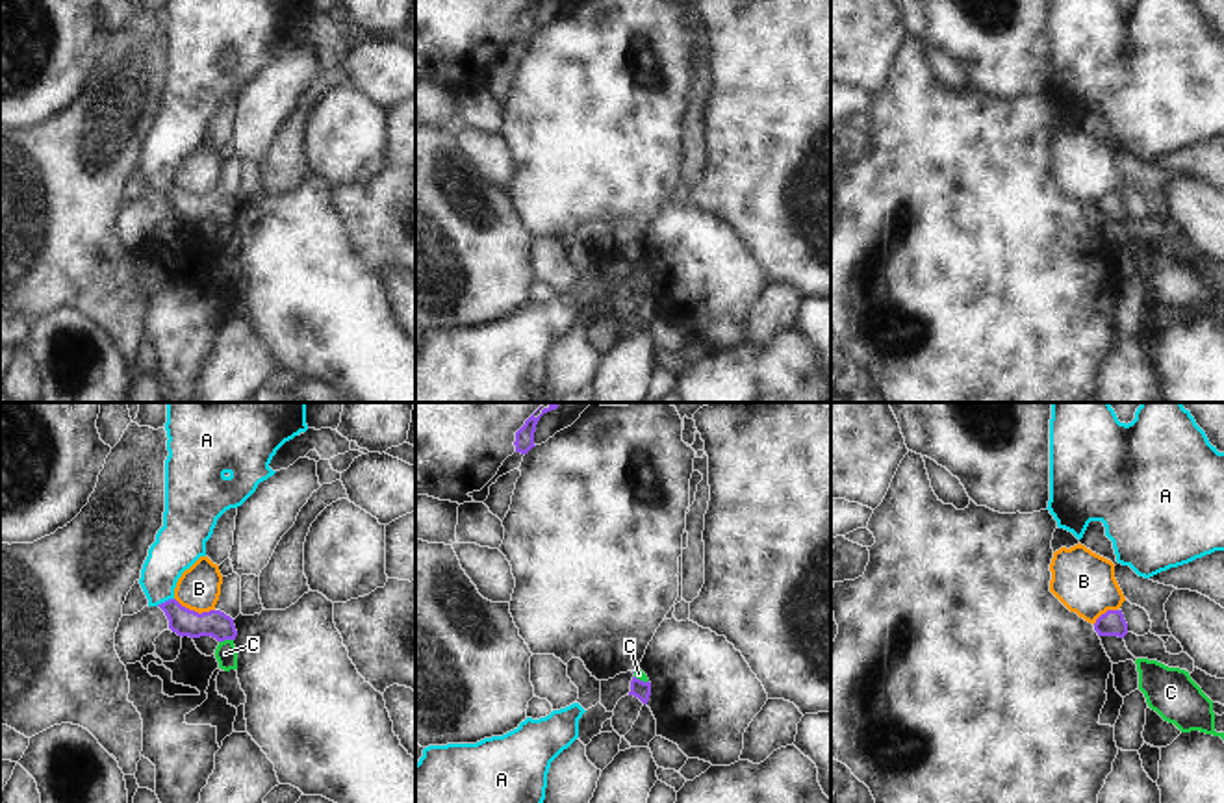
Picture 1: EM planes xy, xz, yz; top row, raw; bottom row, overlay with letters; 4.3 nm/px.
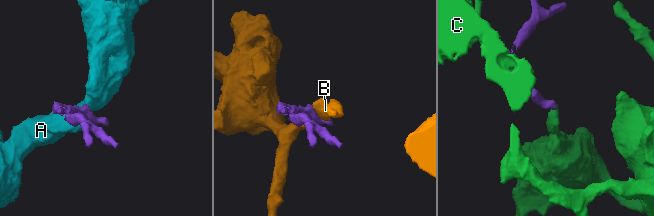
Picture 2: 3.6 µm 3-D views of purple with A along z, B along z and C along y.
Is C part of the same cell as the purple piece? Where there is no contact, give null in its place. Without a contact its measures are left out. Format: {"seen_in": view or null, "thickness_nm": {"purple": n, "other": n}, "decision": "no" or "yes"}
{"seen_in": "xy", "thickness_nm": {"purple": 120, "other": 90}, "decision": "no"}

